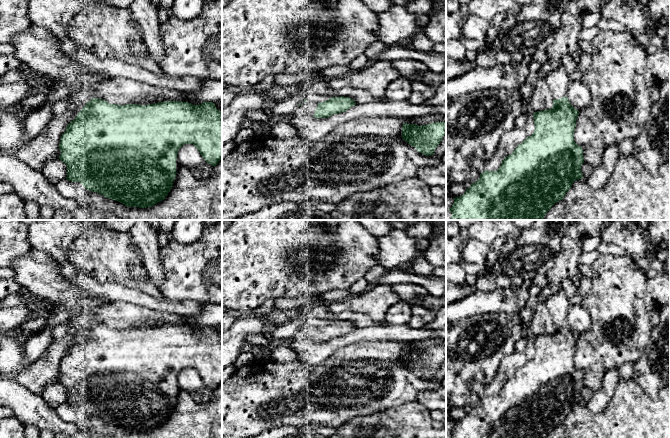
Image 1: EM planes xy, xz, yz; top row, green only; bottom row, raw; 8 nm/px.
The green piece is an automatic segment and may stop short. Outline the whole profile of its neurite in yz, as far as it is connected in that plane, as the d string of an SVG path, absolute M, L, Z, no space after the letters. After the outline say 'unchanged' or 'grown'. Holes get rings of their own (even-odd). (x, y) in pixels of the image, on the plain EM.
M561 289L549 296L544 303L551 316L553 331L533 337L534 357L527 360L512 378L503 383L497 395L485 394L462 420L454 422L452 431L448 433L452 438L546 438L555 427L563 424L575 404L583 402L583 373L574 365L579 335L570 328L566 320L570 306L569 297Z; grown

